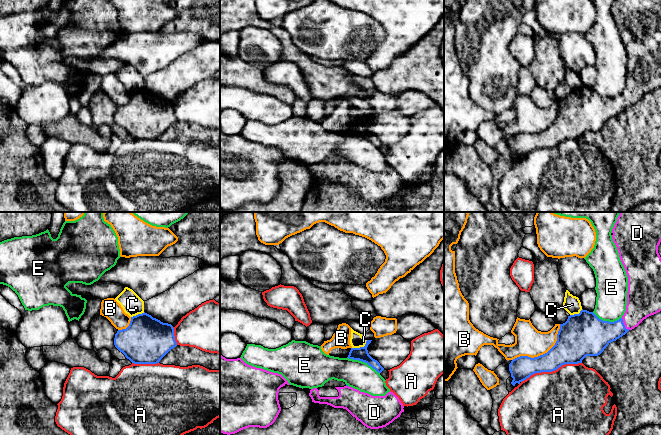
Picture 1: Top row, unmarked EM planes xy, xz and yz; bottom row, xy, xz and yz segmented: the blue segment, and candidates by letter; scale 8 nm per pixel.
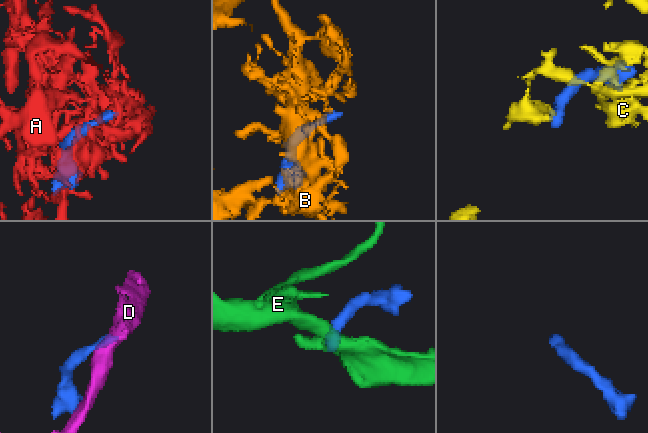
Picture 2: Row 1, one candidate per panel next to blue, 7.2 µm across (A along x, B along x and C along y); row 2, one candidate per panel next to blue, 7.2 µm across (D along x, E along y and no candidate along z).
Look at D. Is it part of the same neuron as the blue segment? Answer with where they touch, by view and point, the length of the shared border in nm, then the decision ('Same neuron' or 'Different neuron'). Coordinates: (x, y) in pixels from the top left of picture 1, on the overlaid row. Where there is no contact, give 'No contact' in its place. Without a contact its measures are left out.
Touches blue at yz (624, 325). Shared border 120 nm. Same neuron

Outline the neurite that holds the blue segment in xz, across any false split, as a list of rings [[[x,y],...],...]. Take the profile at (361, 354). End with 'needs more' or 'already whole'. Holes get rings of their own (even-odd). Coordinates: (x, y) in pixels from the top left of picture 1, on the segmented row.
[[[367,340],[364,347],[351,348],[347,358],[365,362],[373,369],[375,369],[378,373],[381,373],[384,370],[384,368],[380,365],[380,363],[377,360],[373,359],[369,355],[367,350],[367,347],[371,343],[371,341],[372,340]]] | already whole

